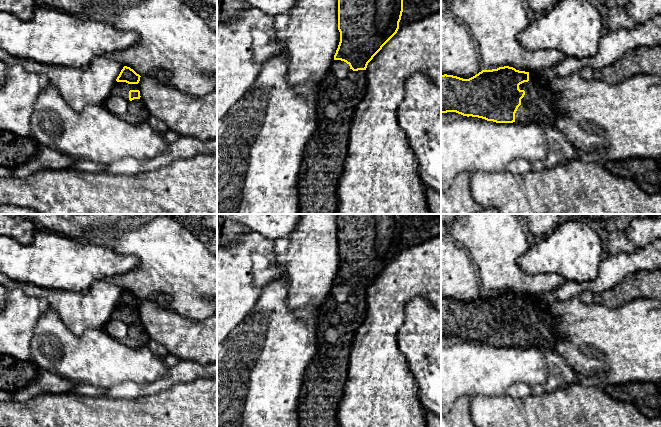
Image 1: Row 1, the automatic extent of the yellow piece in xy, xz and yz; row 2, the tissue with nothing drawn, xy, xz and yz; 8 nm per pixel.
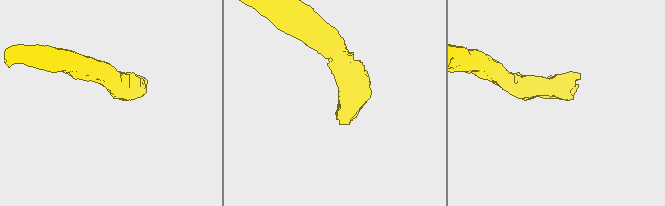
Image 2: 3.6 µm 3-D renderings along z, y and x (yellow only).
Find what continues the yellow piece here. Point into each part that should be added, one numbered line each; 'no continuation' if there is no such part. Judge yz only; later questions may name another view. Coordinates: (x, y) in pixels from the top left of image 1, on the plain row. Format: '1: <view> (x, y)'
1: yz (605, 346)

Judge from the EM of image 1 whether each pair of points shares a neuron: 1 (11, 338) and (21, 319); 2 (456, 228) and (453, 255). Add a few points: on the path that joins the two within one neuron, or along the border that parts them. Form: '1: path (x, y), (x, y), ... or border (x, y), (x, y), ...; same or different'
1: path (11, 333), (11, 329), (16, 324); same
2: border (452, 240), (462, 246), (471, 258); different

